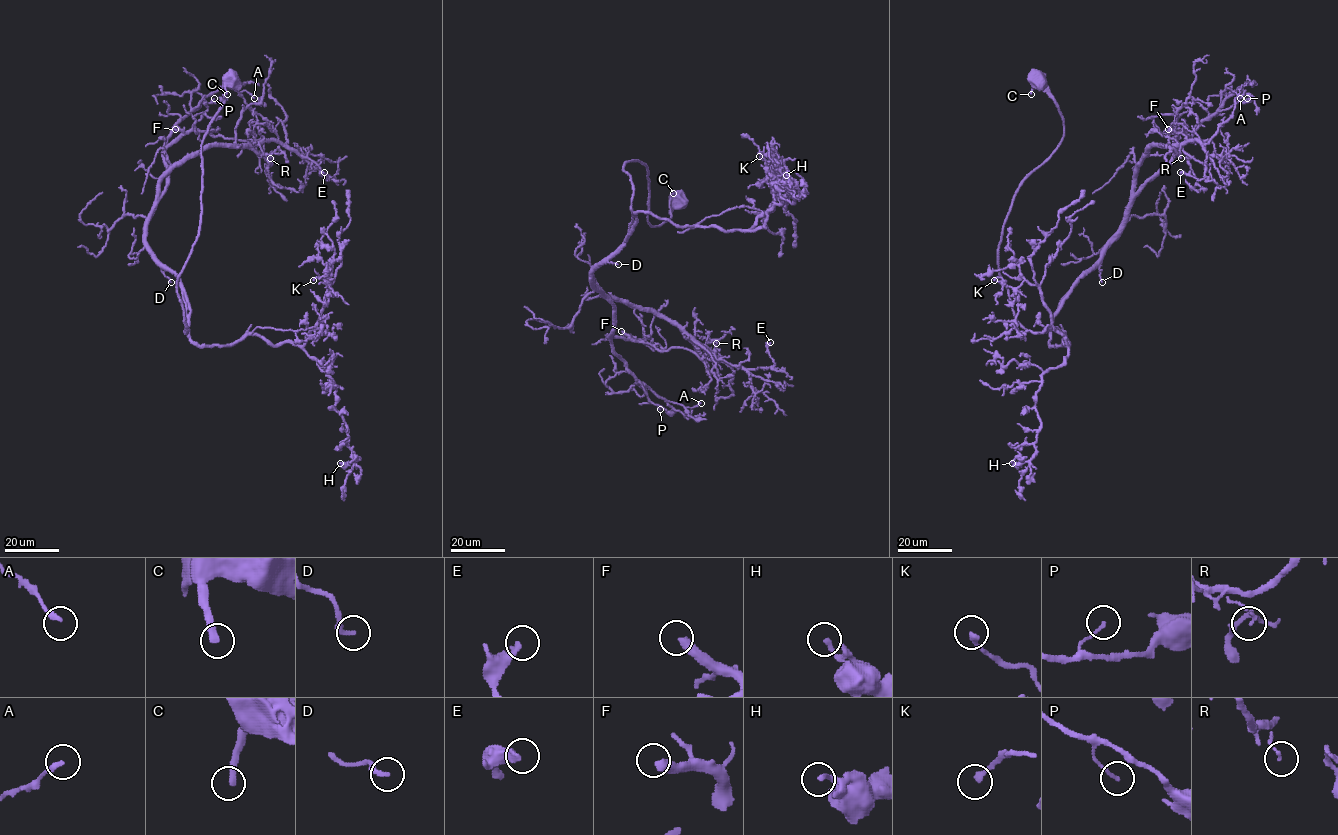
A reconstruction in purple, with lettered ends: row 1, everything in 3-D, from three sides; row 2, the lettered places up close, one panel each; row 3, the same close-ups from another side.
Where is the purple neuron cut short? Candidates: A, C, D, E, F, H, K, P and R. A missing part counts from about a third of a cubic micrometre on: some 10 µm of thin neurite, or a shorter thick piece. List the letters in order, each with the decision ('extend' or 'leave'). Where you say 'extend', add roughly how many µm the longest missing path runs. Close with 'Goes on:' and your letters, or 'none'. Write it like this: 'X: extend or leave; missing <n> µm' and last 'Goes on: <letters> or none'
A: leave
C: leave
D: leave
E: leave
F: leave
H: leave
K: leave
P: leave
R: leave
Goes on: none

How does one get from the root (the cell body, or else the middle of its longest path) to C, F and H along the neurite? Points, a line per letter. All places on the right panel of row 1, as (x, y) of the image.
C: (1039, 78), (1033, 81), (1031, 94)
F: (1039, 78), (1063, 136), (1019, 187), (998, 247), (1028, 330), (1050, 327), (1169, 163), (1168, 129)
H: (1039, 78), (1063, 136), (1016, 193), (998, 272), (1016, 319), (1068, 355), (1036, 393), (1035, 454), (1012, 463)

